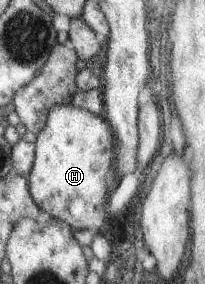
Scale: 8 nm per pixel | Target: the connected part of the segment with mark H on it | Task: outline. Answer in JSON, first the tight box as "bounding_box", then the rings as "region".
{"bounding_box":[27,105,114,229],"region":[[[56,105],[51,109],[51,113],[48,115],[47,125],[42,132],[37,133],[35,141],[35,160],[28,174],[27,180],[29,182],[29,193],[35,204],[41,209],[44,216],[56,218],[59,221],[64,221],[70,227],[78,227],[80,229],[98,229],[104,225],[106,221],[106,211],[104,211],[104,203],[106,203],[106,191],[108,191],[108,181],[106,177],[110,175],[110,165],[112,165],[112,159],[114,159],[114,151],[112,151],[112,135],[110,135],[110,129],[104,119],[98,119],[96,113],[90,113],[86,109],[80,109],[80,107],[74,107],[74,105]]]}

